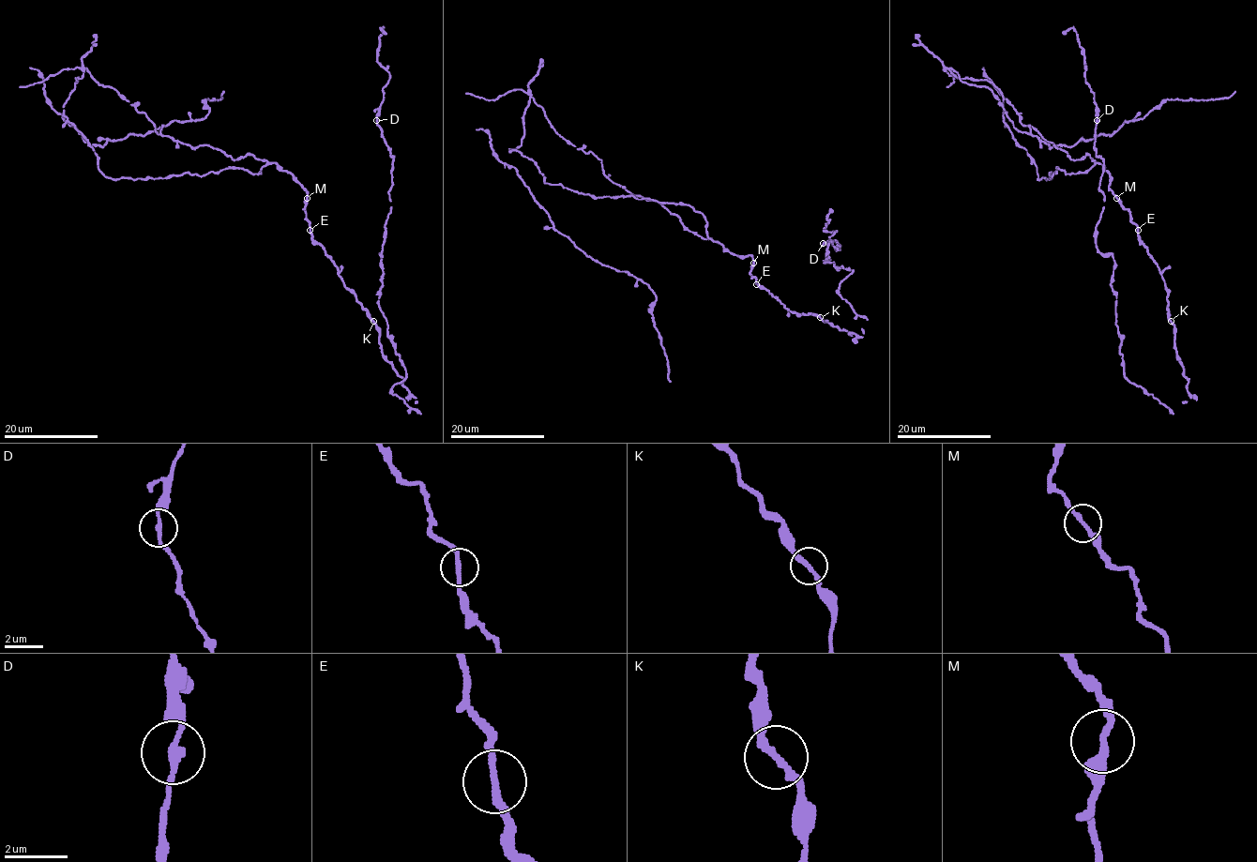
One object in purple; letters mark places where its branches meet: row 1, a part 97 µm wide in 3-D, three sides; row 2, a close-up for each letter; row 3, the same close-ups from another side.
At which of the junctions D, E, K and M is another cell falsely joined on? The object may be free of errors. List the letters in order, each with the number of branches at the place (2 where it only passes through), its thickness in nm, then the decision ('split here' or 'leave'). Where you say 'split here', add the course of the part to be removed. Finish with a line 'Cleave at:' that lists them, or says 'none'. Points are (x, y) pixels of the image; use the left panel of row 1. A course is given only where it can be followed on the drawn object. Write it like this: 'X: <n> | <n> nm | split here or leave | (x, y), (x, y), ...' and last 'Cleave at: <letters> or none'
D: 2 | 200 nm | leave
E: 2 | 200 nm | leave
K: 2 | 200 nm | leave
M: 2 | 200 nm | leave
Cleave at: none

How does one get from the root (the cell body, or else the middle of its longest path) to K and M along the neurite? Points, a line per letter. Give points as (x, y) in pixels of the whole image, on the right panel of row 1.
K: (1137, 230), (1140, 242), (1158, 268), (1165, 282), (1171, 321)
M: (1137, 230), (1129, 210), (1116, 198)

